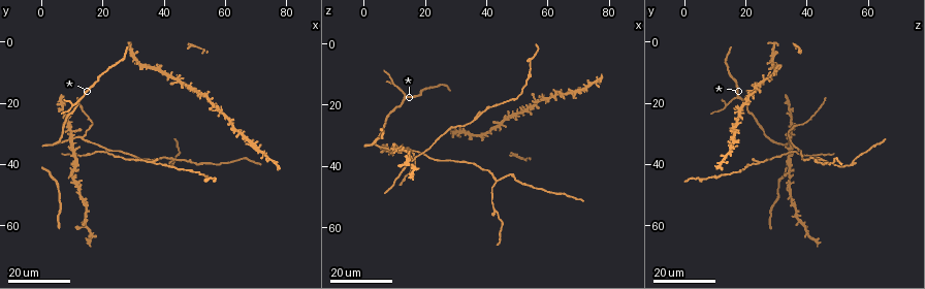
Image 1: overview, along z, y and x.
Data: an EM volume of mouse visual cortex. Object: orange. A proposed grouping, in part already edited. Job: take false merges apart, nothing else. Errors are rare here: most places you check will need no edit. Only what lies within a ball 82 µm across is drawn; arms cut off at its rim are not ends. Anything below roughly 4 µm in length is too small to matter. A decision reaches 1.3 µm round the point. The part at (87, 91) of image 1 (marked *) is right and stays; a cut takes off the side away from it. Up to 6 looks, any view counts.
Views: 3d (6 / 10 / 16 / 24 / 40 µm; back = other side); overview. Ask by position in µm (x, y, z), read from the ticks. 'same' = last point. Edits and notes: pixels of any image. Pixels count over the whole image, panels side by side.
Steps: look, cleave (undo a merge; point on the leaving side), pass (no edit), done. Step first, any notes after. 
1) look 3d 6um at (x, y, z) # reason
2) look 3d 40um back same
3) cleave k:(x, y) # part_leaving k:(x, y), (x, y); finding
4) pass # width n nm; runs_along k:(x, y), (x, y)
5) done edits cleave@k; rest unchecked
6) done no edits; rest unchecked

look 3d 16um at (38, 9, 31) # two arms at a narrow angle

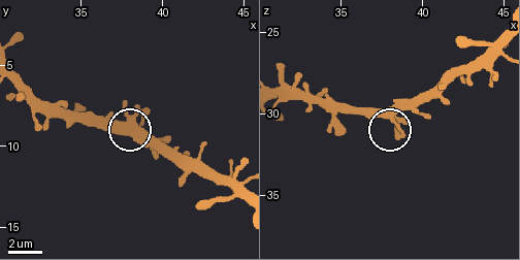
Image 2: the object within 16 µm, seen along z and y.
look 3d 10um at (38.1, 9.1, 30.0)

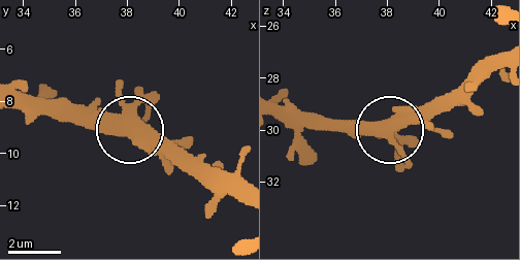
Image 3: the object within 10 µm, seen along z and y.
pass # side_arm 22 um; continuous, no second neuron

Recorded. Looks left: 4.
look 3d 24um at (19, 34, 36) # branch point

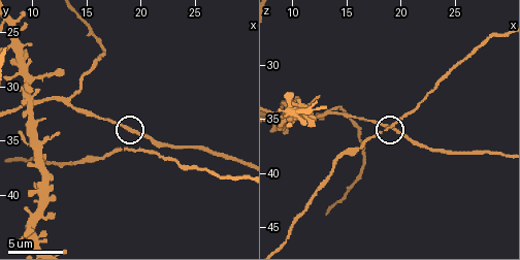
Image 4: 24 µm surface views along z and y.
look 3d 10um same

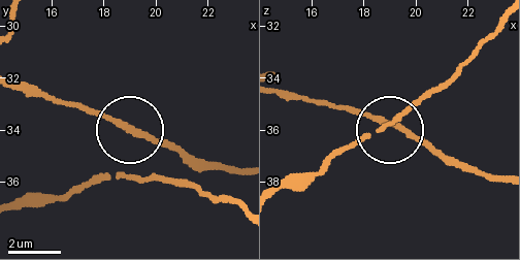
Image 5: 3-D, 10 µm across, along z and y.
pass # arms 3; runs_along 5:(279, 91), (389, 120), (360, 139); one neuron here

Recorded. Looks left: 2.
look 3d 24um at (43, 38, 44) # three-way junction

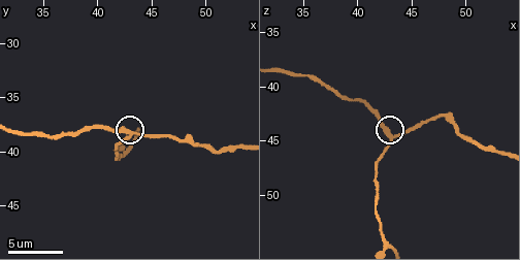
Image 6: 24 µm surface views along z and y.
look 3d 10um at (43.4, 38.2, 44.6) # zoom in

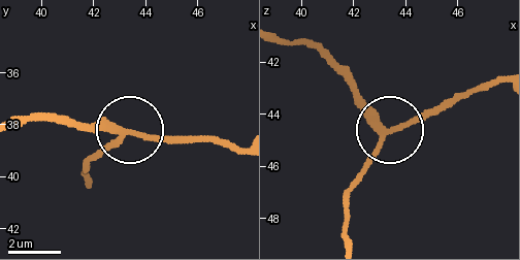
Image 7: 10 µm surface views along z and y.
pass # width 210 nm; runs_along 7:(277, 34), (310, 44), (383, 125), (385, 138), (358, 175); one neuron here

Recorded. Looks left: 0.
done no edits; rest unchecked

